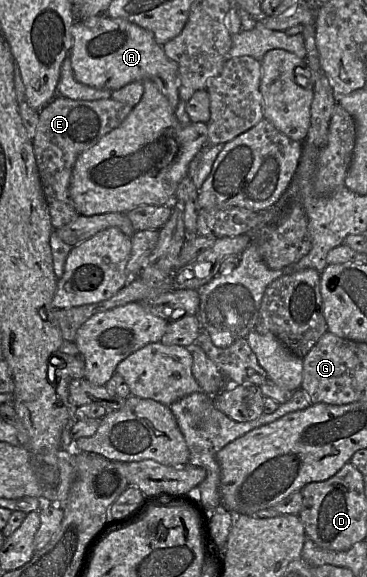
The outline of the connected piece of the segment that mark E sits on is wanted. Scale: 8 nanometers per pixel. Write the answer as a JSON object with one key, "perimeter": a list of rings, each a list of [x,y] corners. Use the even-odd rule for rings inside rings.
{"perimeter":[[[56,96],[39,112],[39,123],[32,143],[54,231],[80,215],[69,194],[72,171],[78,157],[117,128],[132,109],[130,105],[112,98],[86,101]]]}

